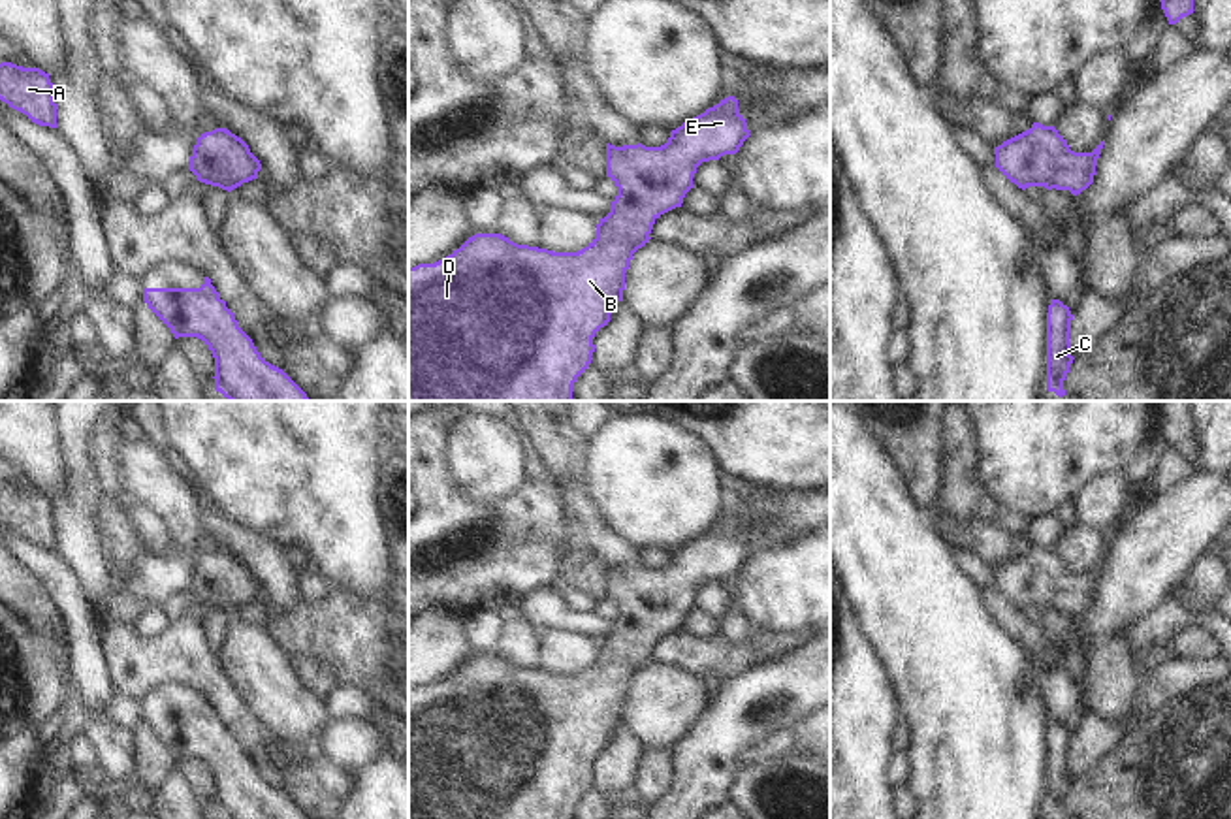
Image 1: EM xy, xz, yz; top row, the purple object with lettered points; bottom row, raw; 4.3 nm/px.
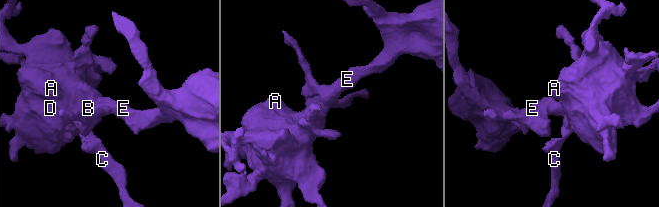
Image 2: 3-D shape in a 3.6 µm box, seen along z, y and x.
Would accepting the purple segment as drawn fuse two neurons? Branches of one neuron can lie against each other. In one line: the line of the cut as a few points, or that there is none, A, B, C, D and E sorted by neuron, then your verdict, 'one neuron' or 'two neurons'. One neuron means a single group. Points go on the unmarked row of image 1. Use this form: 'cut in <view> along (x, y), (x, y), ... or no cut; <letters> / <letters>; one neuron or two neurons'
no cut; A B C D E; one neuron

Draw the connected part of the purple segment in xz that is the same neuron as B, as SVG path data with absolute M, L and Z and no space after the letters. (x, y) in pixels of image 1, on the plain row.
M727 518L670 554L661 569L606 565L606 599L617 608L610 634L599 640L595 661L578 674L518 666L501 655L474 655L450 678L408 689L408 819L572 819L576 800L589 789L595 755L623 723L632 676L651 659L655 642L681 629L702 584L736 576L749 559L738 522Z

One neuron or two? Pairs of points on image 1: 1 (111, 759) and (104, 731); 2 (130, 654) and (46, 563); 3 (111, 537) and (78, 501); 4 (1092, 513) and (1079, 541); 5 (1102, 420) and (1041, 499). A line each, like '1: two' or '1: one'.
1: one
2: two
3: two
4: two
5: one

